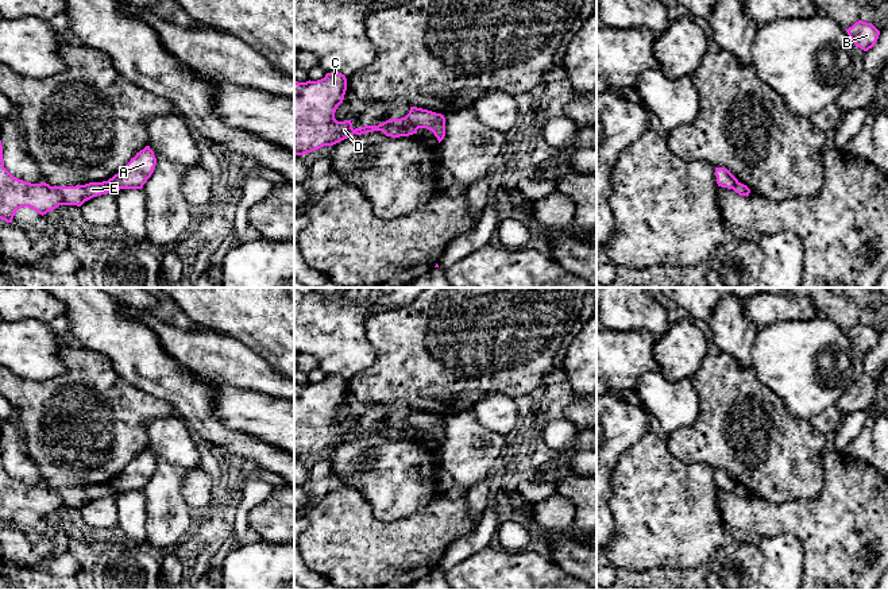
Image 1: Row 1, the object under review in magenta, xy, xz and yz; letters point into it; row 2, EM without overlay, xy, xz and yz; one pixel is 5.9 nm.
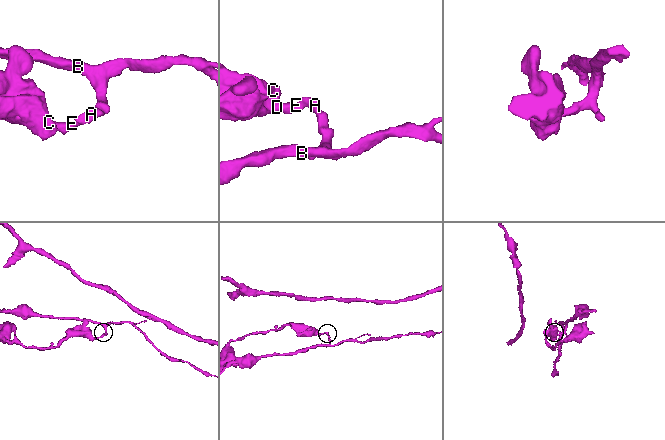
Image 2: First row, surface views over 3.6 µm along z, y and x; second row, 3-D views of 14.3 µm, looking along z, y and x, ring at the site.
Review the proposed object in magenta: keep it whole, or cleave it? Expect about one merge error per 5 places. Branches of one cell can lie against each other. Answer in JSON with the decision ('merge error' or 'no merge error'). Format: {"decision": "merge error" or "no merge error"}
{"decision": "merge error"}

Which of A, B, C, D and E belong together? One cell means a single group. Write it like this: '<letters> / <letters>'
A B / C D E

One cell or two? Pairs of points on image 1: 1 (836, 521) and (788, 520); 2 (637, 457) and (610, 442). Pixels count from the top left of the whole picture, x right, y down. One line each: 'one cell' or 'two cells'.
1: one cell
2: two cells

